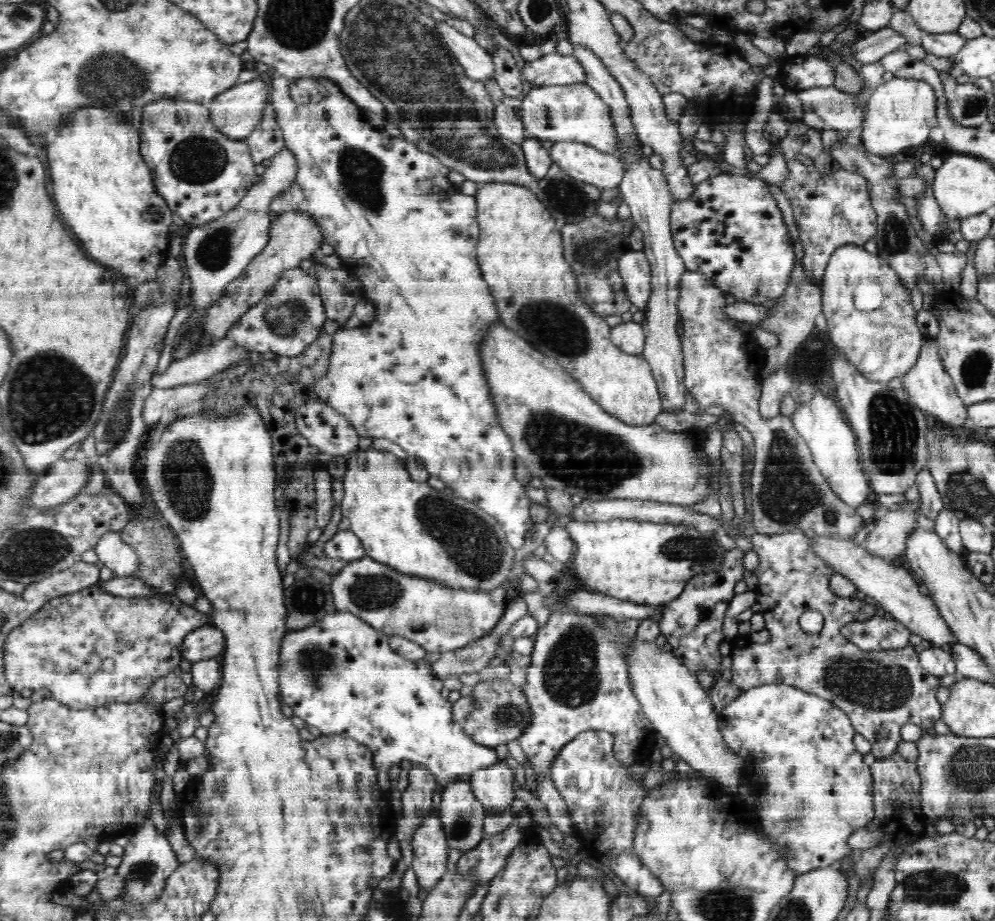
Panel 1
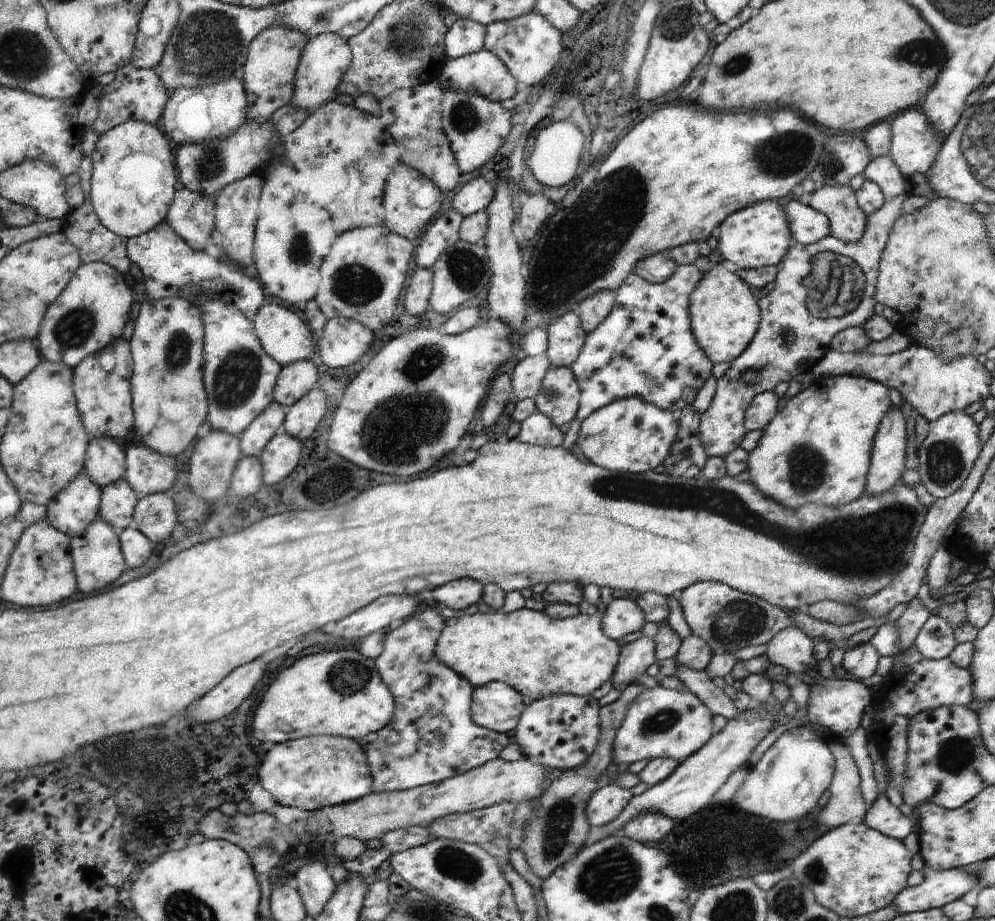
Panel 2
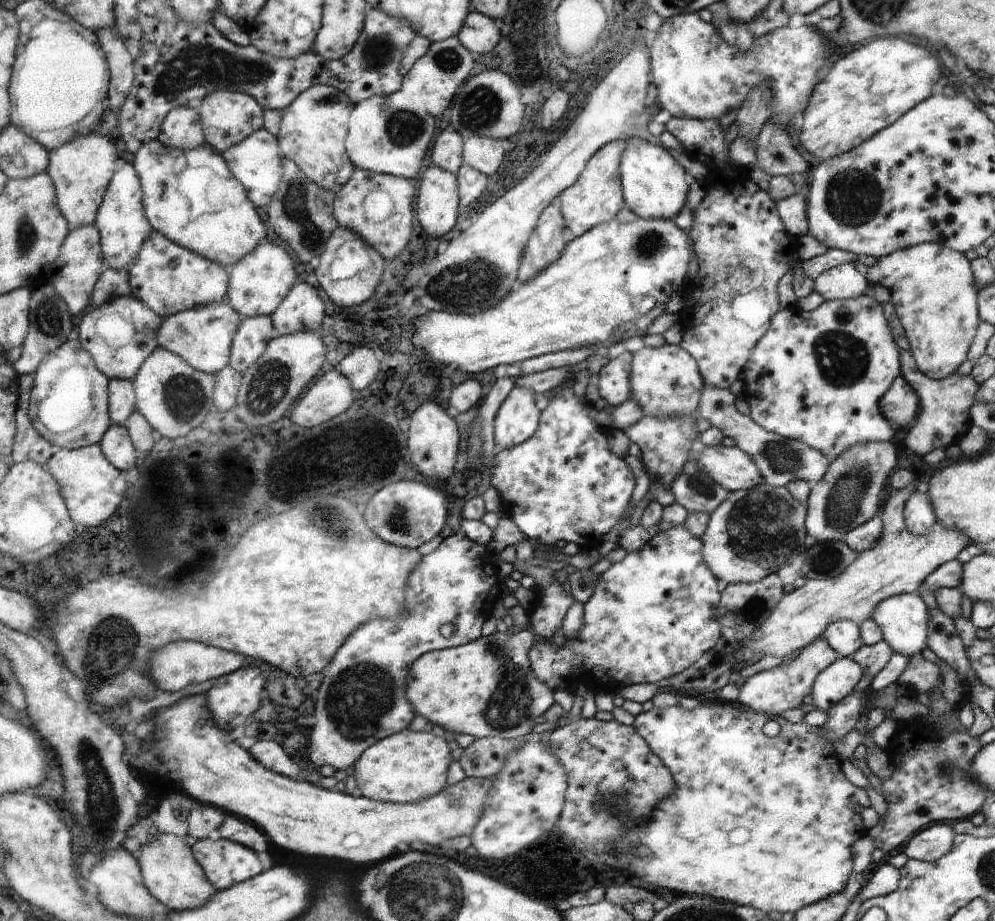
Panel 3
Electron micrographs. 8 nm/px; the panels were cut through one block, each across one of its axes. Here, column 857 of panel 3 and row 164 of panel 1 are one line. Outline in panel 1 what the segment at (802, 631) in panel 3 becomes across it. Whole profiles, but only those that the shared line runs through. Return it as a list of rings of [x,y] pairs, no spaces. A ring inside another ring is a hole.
[[[554,142],[548,148],[548,156],[570,178],[586,186],[594,184],[600,190],[618,188],[626,174],[622,160],[580,142]]]

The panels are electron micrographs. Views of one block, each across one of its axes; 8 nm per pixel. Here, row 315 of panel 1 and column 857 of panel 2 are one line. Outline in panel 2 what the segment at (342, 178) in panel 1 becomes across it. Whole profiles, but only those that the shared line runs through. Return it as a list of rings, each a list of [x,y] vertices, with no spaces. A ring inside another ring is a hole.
[[[827,376],[827,378],[819,378],[815,384],[811,384],[807,390],[791,396],[783,408],[773,416],[773,420],[765,426],[763,436],[757,444],[757,448],[749,454],[749,480],[757,482],[757,486],[767,494],[767,496],[777,496],[777,500],[781,500],[781,504],[789,504],[791,508],[807,504],[807,502],[823,502],[823,504],[853,504],[853,500],[857,500],[859,496],[865,496],[865,484],[867,484],[867,474],[871,468],[871,458],[873,458],[873,444],[881,426],[881,416],[883,412],[889,412],[891,402],[887,396],[887,386],[883,386],[881,382],[873,382],[873,380],[865,380],[859,376]]]

